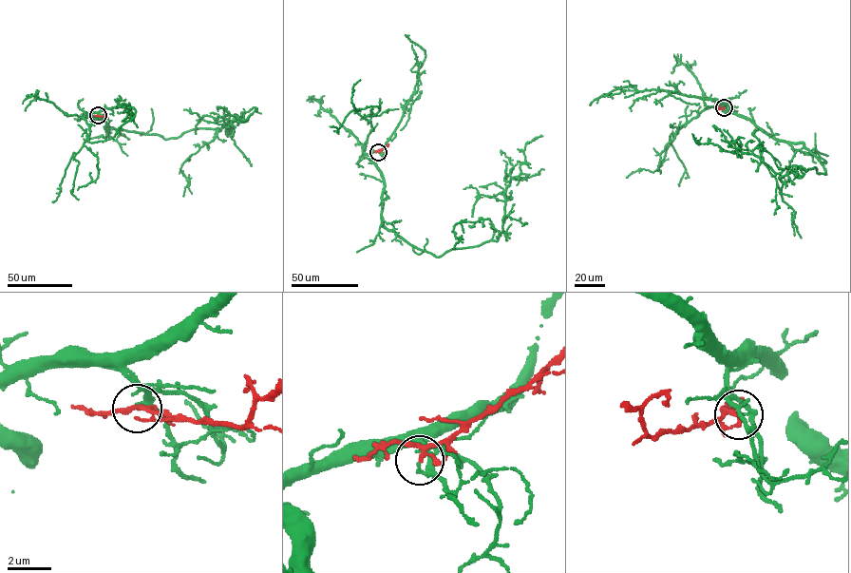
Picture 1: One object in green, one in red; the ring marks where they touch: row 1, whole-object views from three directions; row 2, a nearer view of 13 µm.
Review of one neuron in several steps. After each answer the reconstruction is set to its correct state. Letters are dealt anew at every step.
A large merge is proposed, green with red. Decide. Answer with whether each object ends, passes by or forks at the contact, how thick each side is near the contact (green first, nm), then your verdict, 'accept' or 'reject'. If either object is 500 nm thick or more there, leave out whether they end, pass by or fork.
green passes by; red forks; calibres 140 and 140 nm; accept

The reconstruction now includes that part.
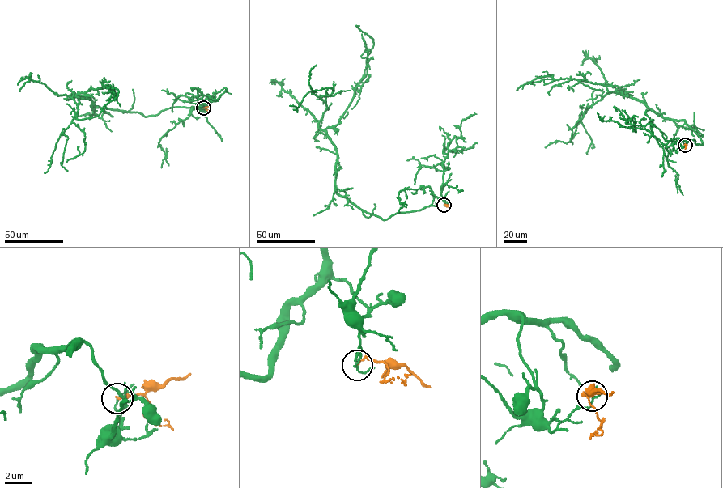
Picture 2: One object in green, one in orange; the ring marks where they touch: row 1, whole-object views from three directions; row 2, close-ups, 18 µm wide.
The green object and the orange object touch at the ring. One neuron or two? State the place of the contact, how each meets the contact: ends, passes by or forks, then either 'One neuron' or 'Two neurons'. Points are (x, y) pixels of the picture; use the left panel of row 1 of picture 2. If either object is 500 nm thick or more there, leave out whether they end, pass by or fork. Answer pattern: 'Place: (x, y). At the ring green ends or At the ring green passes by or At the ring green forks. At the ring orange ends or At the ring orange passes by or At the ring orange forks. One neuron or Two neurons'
Place: (203, 108). At the ring green passes by. At the ring orange ends. Two neurons

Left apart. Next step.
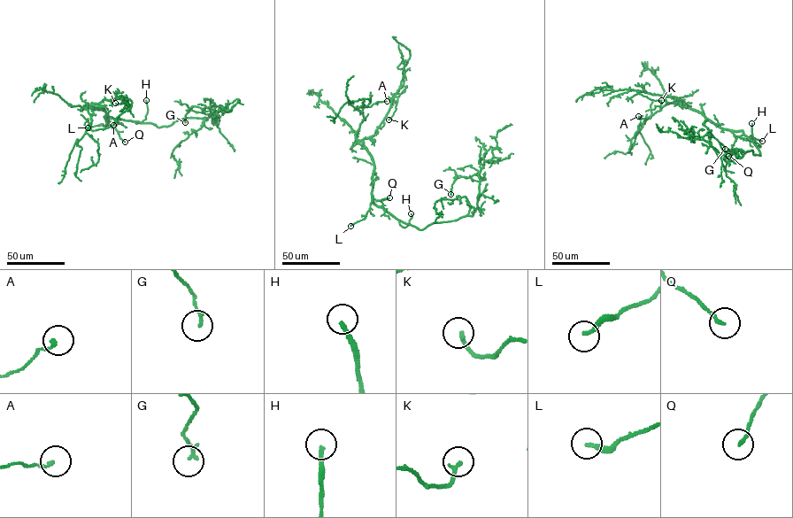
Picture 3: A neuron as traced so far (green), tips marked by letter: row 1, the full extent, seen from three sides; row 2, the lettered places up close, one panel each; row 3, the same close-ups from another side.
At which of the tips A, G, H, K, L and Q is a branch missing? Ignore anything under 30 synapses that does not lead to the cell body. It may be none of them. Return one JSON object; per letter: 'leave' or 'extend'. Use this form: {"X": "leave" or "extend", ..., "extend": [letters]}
{"A": "leave", "G": "leave", "H": "extend", "K": "leave", "L": "leave", "Q": "leave", "extend": ["H"]}

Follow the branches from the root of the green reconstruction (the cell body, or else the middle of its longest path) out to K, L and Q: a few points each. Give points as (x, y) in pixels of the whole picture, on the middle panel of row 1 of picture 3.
K: (384, 210), (373, 202), (373, 163), (361, 141), (375, 134), (391, 100), (397, 96), (396, 109), (388, 119)
L: (384, 210), (375, 204), (373, 195), (365, 216), (350, 226)
Q: (384, 210), (380, 200), (389, 197)

